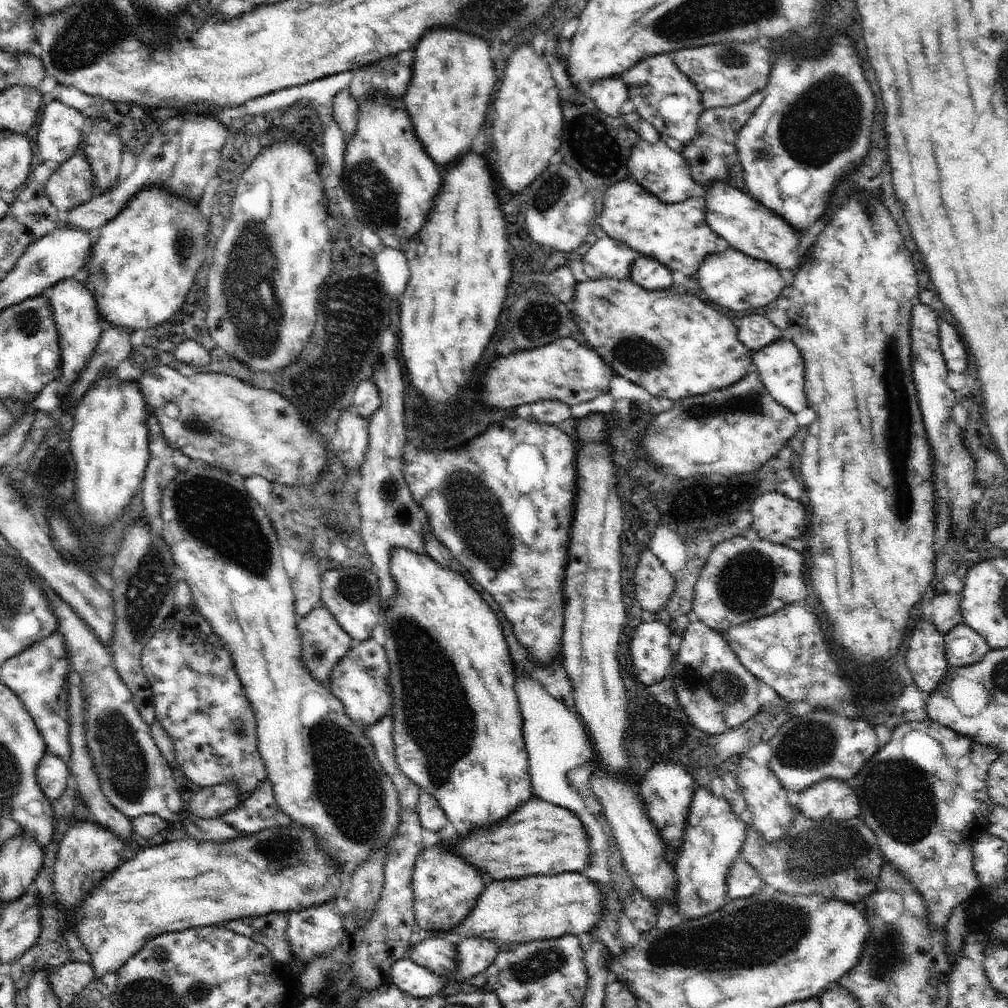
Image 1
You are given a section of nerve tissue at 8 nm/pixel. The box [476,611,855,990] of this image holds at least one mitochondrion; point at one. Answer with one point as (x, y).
(757, 936)

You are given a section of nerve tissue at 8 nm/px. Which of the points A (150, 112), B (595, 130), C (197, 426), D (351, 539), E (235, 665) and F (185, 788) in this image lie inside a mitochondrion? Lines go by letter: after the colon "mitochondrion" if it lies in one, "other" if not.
A: other
B: mitochondrion
C: mitochondrion
D: other
E: other
F: other

